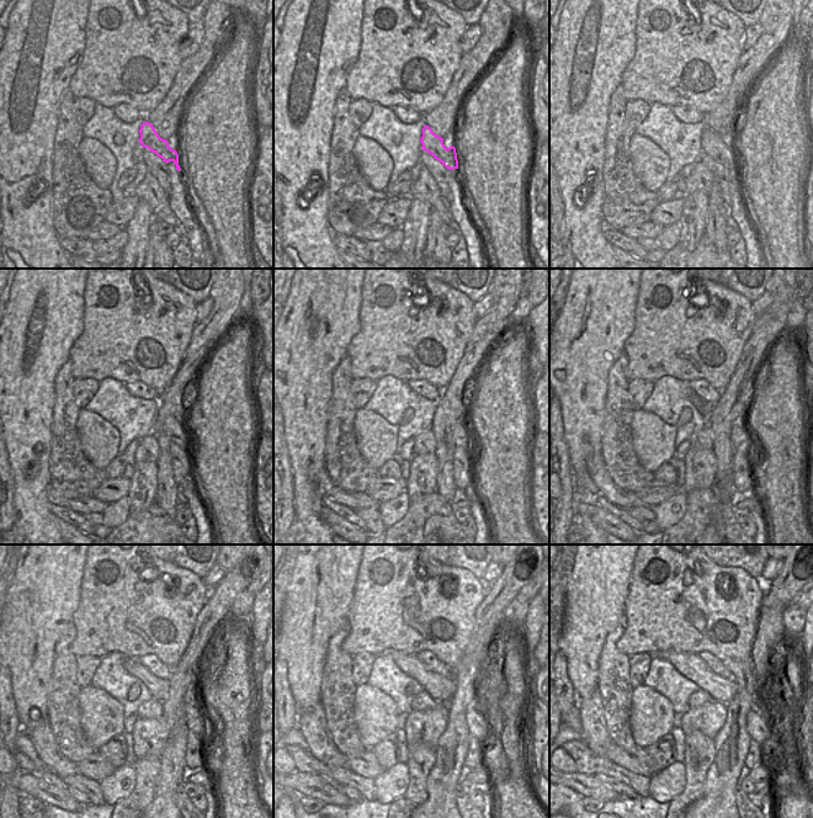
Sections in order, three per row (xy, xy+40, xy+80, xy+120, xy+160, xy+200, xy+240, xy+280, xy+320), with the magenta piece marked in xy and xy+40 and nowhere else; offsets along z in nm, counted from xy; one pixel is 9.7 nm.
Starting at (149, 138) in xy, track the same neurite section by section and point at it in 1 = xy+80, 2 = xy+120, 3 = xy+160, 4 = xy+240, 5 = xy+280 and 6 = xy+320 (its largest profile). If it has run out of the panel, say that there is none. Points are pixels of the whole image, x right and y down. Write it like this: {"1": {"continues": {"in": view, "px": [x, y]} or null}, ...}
{"1": {"continues": {"in": "xy+80", "px": [711, 143]}}, "2": {"continues": {"in": "xy+120", "px": [179, 434]}}, "3": {"continues": {"in": "xy+160", "px": [462, 436]}}, "4": {"continues": {"in": "xy+240", "px": [196, 717]}}, "5": {"continues": {"in": "xy+280", "px": [478, 724]}}, "6": {"continues": {"in": "xy+320", "px": [758, 729]}}}

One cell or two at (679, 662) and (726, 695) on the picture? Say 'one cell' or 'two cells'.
one cell

